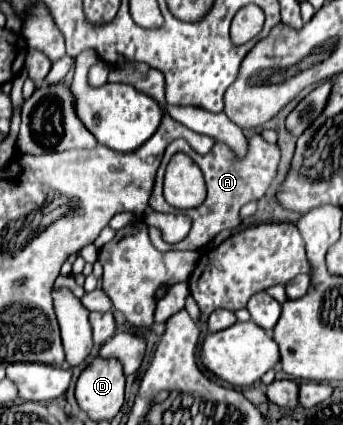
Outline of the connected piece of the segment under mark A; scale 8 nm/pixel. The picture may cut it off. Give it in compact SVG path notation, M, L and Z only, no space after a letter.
M253 135L249 139L249 153L243 161L235 161L233 159L233 153L227 145L223 143L215 143L213 149L207 153L207 155L199 155L195 153L187 141L183 139L175 139L167 149L165 149L165 155L163 155L163 161L161 161L161 167L157 171L157 179L155 179L155 189L153 189L153 195L151 195L151 201L149 205L155 209L155 211L161 211L161 213L177 213L175 207L171 207L165 199L163 199L163 173L165 173L165 167L171 159L173 153L177 151L183 151L187 153L203 171L205 175L205 181L207 181L207 199L203 201L203 205L195 207L195 209L187 209L187 211L181 211L183 215L187 215L191 219L191 231L187 233L187 237L179 243L165 243L163 241L163 235L161 235L161 229L157 227L149 227L149 237L151 237L151 243L159 249L159 251L169 251L169 249L179 249L179 251L199 251L201 247L209 245L217 233L221 233L223 229L233 229L241 223L237 223L237 217L239 217L239 209L249 203L249 201L259 201L267 187L271 185L273 181L273 175L275 175L275 169L277 169L277 163L279 163L279 147L277 145L267 145L261 135Z

